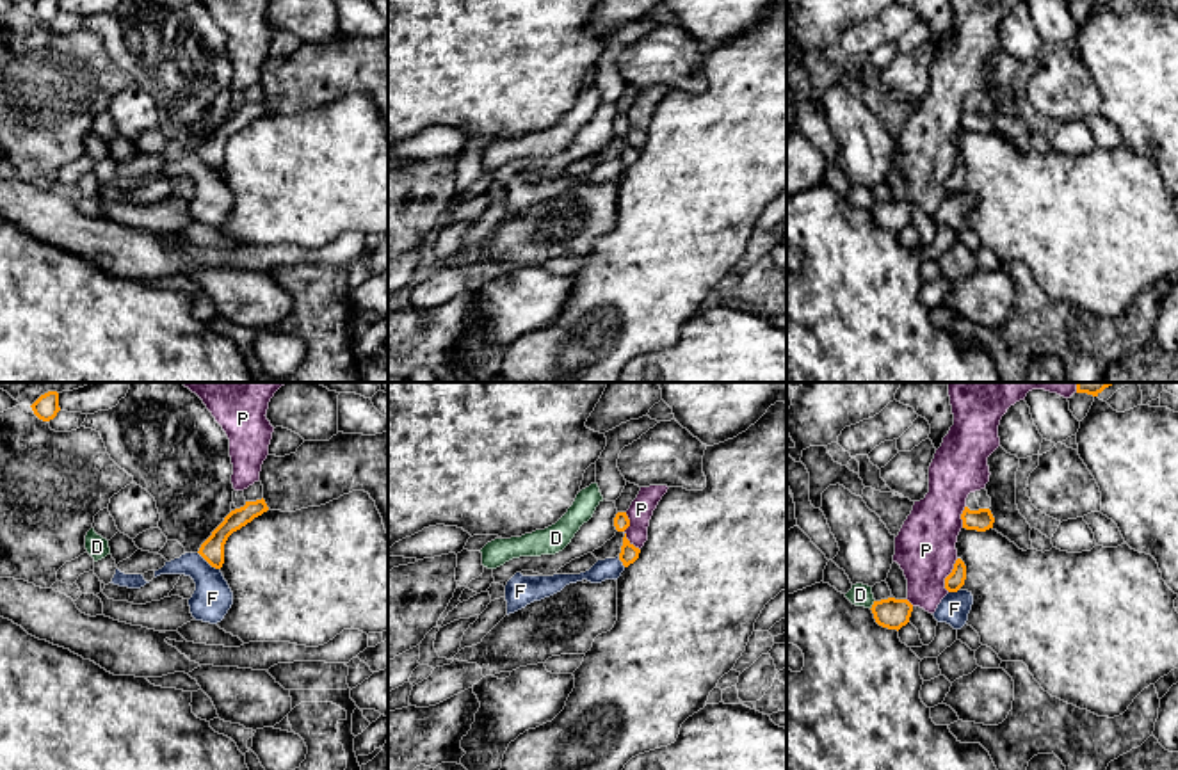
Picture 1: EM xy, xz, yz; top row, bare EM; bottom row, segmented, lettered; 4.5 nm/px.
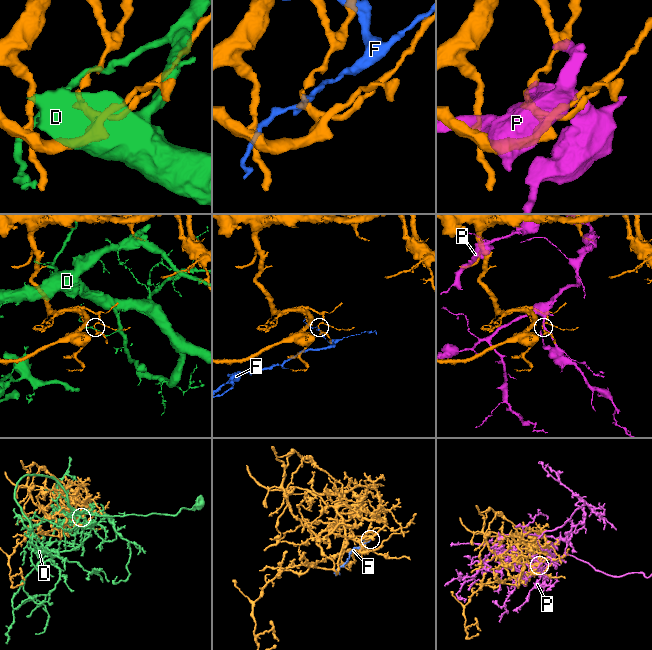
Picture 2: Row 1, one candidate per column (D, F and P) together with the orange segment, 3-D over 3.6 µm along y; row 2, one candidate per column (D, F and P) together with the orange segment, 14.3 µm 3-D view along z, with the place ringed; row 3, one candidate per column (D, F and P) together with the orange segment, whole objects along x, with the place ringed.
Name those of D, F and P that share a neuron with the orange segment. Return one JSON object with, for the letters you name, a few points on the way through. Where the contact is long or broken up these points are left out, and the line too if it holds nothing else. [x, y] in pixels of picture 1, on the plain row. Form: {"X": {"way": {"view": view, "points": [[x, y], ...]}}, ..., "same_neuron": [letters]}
{"same_neuron": ["F"]}

